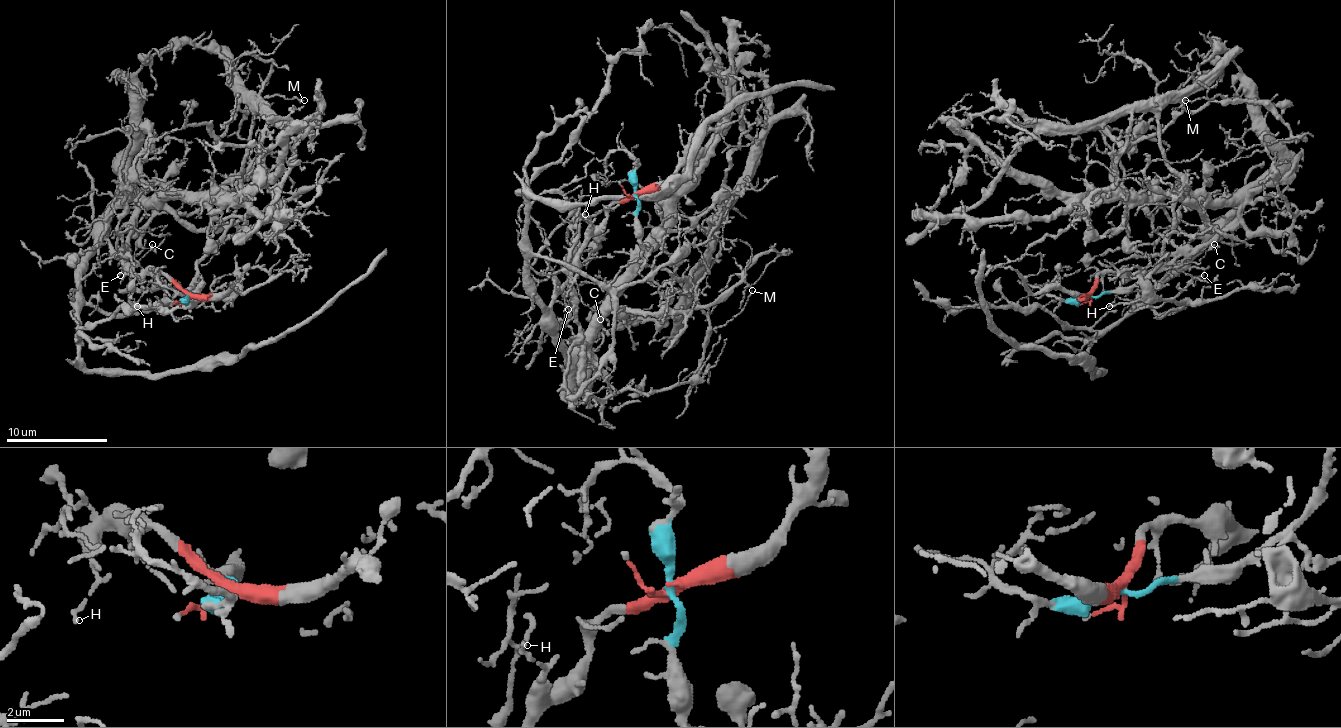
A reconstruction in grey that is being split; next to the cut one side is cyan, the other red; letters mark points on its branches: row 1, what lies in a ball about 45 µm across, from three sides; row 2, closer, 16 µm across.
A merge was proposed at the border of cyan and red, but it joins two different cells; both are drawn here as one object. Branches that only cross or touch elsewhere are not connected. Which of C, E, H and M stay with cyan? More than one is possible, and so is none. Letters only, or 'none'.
M

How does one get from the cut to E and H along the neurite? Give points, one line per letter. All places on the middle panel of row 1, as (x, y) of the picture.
E: (636, 193), (616, 201), (608, 211), (608, 219), (578, 257), (575, 282), (565, 297), (568, 310)
H: (636, 193), (611, 206), (608, 216), (590, 229), (585, 214)

